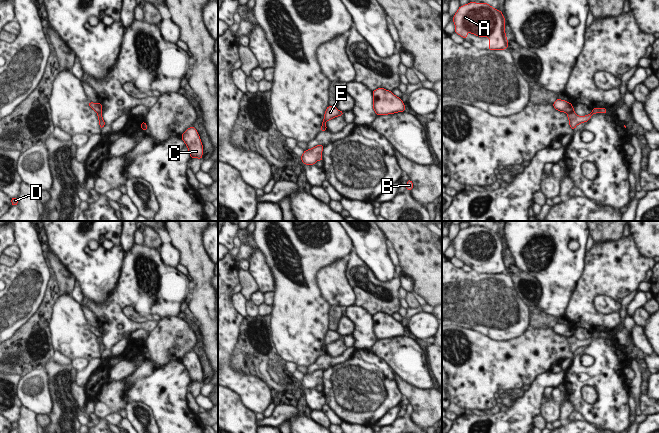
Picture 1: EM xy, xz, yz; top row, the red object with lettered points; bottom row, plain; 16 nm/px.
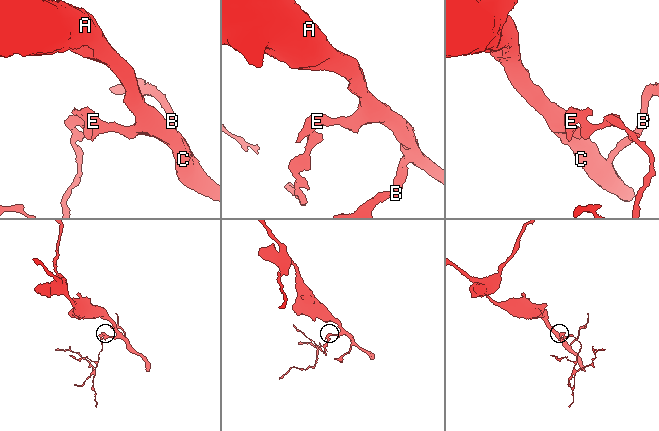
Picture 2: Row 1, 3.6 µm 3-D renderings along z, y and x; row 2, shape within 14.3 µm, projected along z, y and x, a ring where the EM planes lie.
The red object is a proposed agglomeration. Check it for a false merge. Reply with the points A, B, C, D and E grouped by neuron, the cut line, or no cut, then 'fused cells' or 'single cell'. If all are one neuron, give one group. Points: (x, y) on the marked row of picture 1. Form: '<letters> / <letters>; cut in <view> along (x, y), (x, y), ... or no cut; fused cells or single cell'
A B C E / D; cut in yz along (573, 111), (567, 114); fused cells

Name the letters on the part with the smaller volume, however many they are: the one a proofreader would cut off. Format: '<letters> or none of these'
D

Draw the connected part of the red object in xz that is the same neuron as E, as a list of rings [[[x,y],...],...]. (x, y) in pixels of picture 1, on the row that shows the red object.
[[[328,106],[326,111],[325,111],[324,120],[322,123],[325,123],[326,121],[329,121],[332,118],[340,116],[340,115],[343,116],[342,111],[339,111],[336,107]]]

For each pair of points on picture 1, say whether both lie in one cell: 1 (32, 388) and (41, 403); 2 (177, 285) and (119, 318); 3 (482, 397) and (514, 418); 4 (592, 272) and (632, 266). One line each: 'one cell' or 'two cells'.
1: one cell
2: one cell
3: two cells
4: one cell

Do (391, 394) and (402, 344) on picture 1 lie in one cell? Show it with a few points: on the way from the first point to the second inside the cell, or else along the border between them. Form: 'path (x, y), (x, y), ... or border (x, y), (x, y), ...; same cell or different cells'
border (375, 355), (379, 356), (393, 370); different cells

